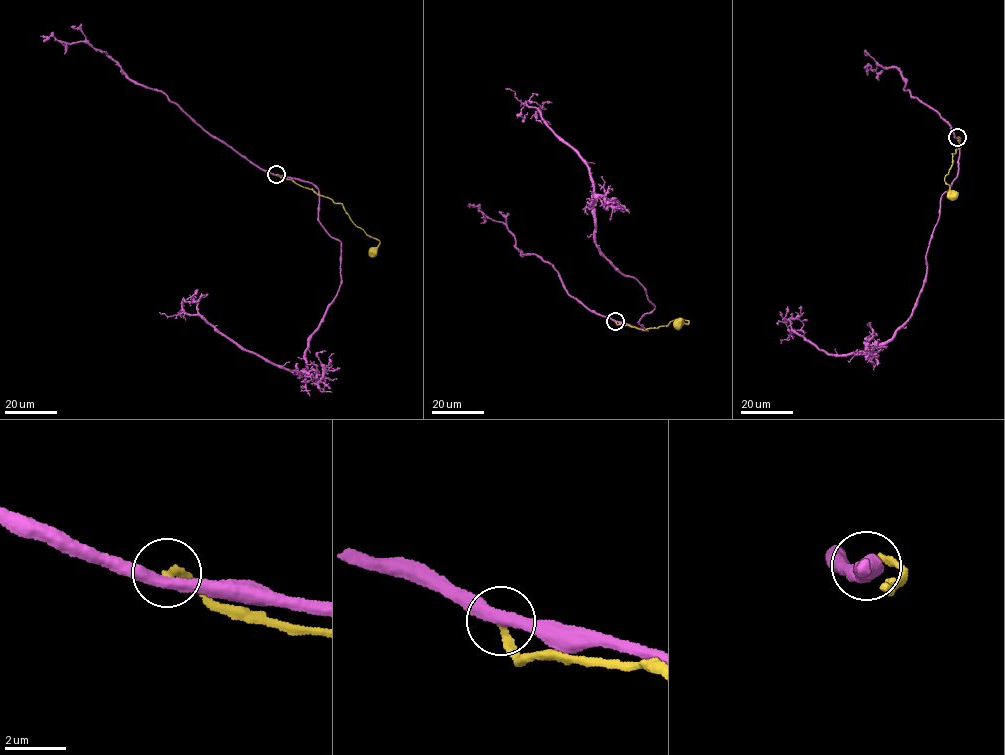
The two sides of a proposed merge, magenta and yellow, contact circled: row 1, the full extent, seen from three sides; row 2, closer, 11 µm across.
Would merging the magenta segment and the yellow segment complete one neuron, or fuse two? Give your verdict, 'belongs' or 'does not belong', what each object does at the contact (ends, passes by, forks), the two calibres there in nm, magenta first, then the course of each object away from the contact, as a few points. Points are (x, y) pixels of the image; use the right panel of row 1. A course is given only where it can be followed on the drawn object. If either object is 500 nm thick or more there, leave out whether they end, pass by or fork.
does not belong | magenta passes by | yellow ends | 400/240 nm | magenta via (957, 138), (957, 176), (942, 195), (925, 281), (902, 327), (890, 339), (835, 356), (793, 331), (780, 339) | yellow via (957, 137), (960, 138), (959, 148), (953, 153), (951, 168), (944, 180), (954, 194)

